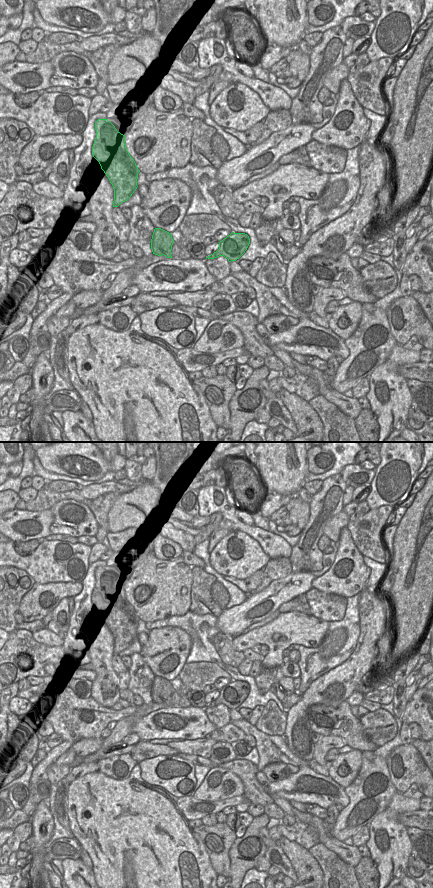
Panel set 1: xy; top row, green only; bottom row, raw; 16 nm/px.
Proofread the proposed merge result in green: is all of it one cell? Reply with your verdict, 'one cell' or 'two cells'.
two cells

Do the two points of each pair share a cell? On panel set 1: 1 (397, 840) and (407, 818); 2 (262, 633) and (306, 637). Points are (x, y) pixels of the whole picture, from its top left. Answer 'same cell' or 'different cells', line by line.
1: different cells
2: same cell

